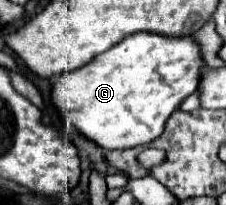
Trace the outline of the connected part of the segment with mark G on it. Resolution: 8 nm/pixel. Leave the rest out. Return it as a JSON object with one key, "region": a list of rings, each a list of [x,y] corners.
{"region":[[[135,33],[87,65],[65,73],[51,91],[63,121],[105,151],[147,145],[163,133],[171,113],[195,93],[203,61],[193,37]]]}

